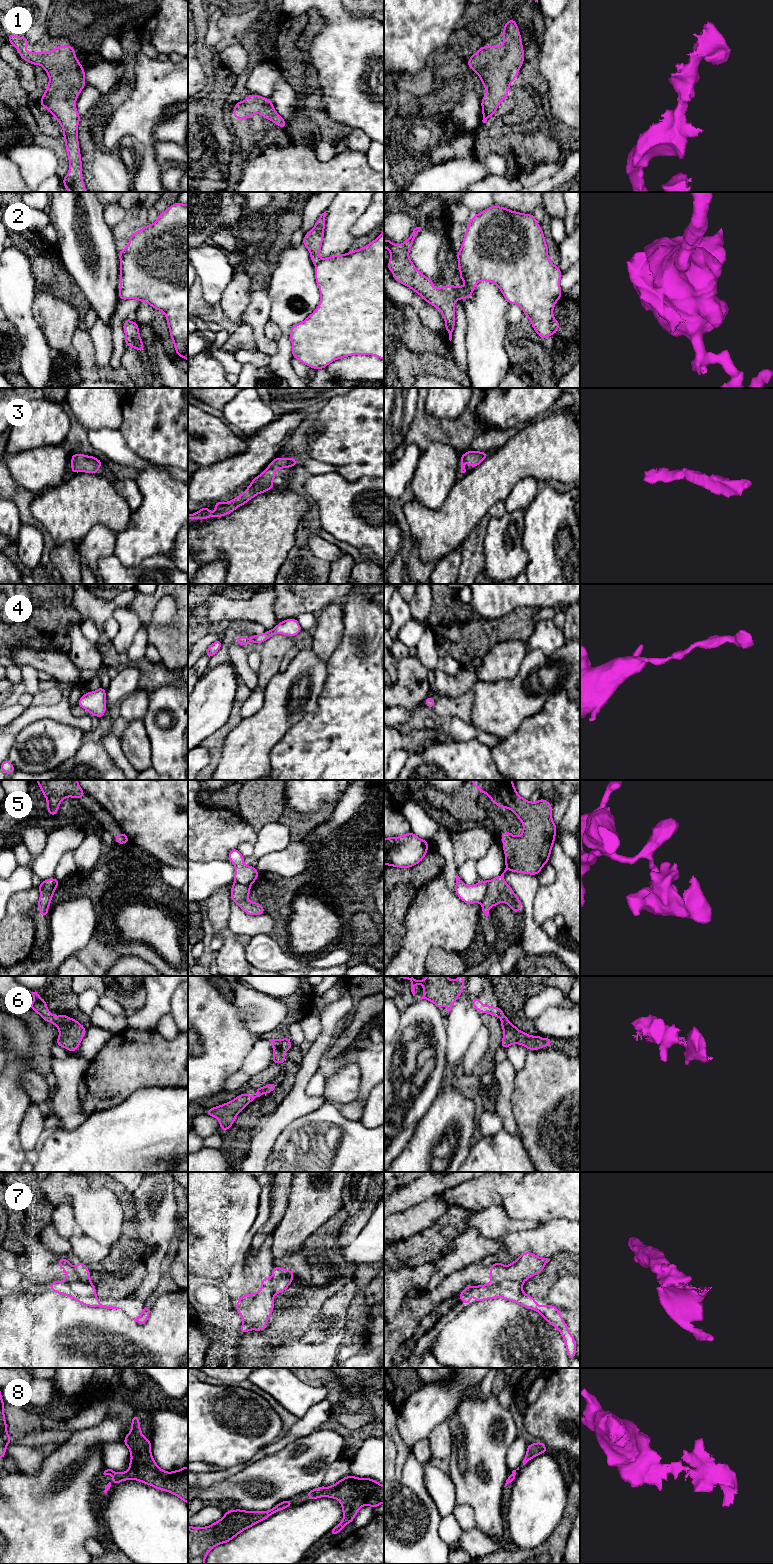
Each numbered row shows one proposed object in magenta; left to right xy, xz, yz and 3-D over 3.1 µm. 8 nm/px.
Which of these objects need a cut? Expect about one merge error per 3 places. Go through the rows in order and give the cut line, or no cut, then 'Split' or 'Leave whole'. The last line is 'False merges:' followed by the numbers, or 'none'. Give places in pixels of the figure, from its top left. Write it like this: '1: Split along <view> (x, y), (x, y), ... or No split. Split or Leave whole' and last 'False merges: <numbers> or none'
1: No split. Leave whole
2: Split along yz (457, 287), (456, 298). Split
3: No split. Leave whole
4: No split. Leave whole
5: Split along yz (488, 881), (486, 895), (481, 901). Split
6: No split. Leave whole
7: No split. Leave whole
8: No split. Leave whole
False merges: 2, 5

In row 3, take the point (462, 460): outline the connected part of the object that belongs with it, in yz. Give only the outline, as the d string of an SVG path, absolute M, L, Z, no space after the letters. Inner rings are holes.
M469 450L465 454L461 454L460 463L461 463L461 473L465 473L465 463L468 460L469 465L472 468L477 467L483 460L488 457L488 454L485 451L473 451Z

